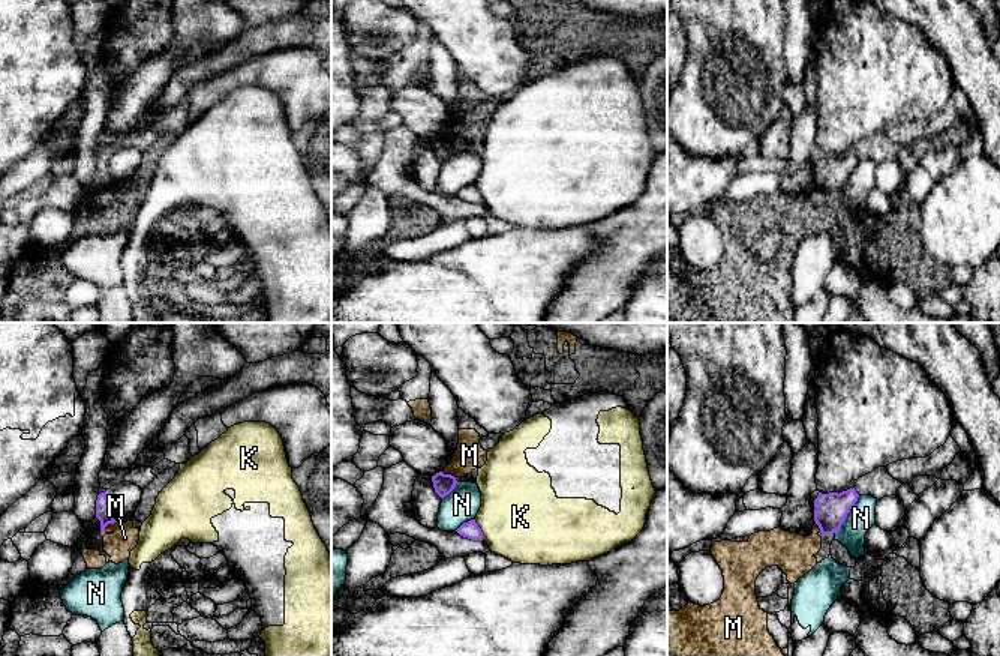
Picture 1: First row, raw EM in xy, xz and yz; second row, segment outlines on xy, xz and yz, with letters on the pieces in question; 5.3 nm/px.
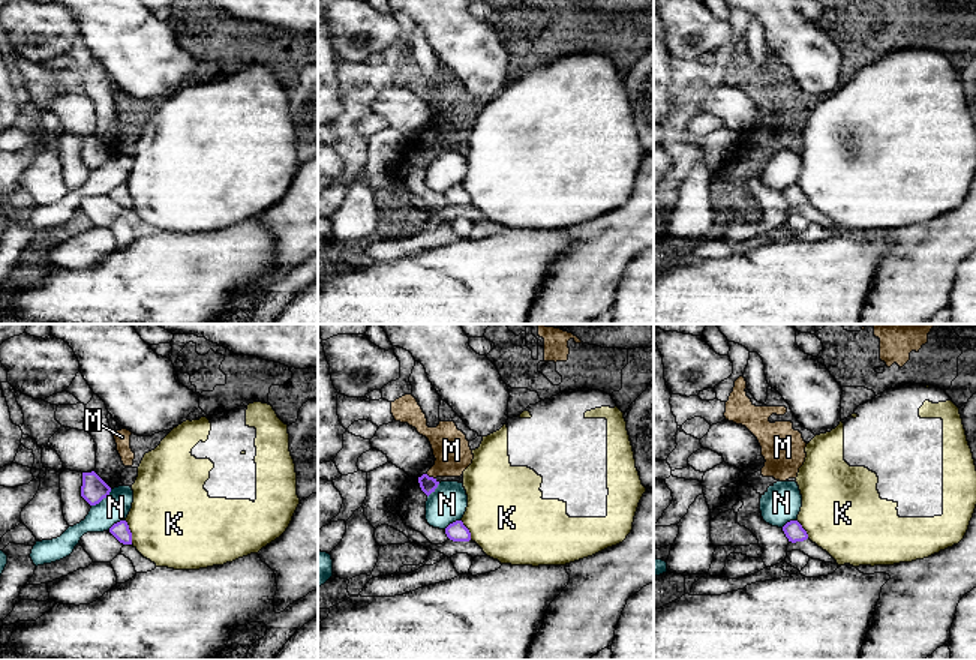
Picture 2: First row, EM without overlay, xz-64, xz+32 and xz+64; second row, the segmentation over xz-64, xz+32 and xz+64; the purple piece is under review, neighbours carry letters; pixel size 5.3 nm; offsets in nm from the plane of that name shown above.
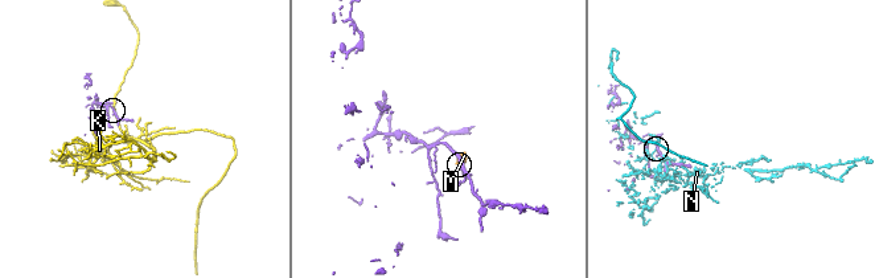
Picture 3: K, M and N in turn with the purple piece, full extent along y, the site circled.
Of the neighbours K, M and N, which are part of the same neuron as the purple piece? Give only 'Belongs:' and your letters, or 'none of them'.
Belongs: none of them

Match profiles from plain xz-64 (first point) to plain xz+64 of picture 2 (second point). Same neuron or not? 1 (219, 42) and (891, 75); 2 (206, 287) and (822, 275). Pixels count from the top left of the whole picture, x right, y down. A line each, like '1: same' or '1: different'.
1: different
2: same

